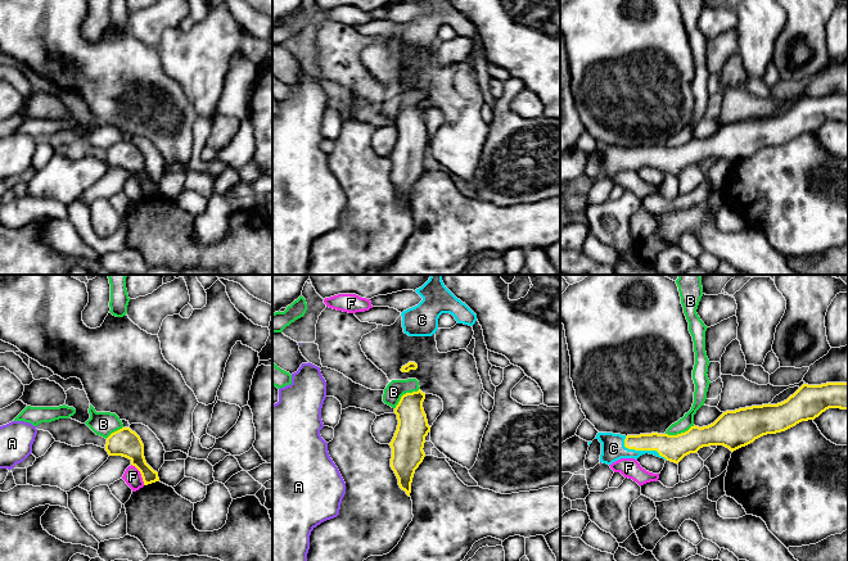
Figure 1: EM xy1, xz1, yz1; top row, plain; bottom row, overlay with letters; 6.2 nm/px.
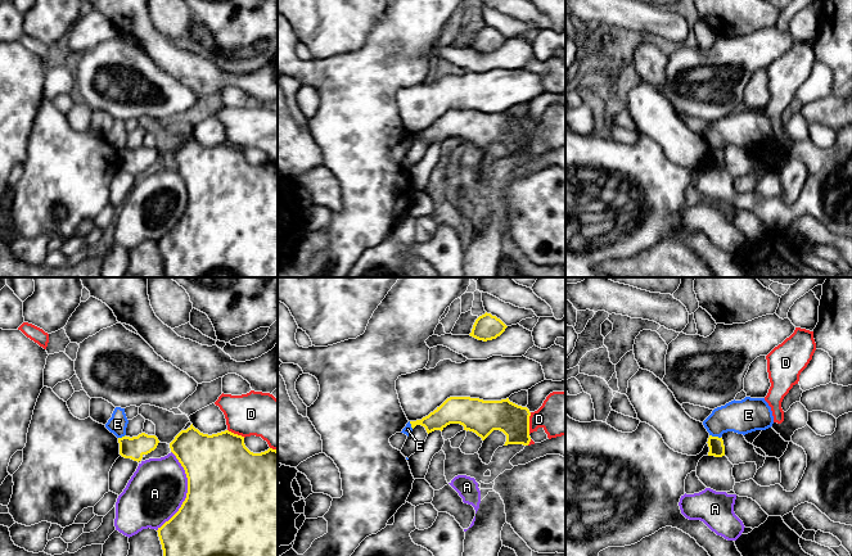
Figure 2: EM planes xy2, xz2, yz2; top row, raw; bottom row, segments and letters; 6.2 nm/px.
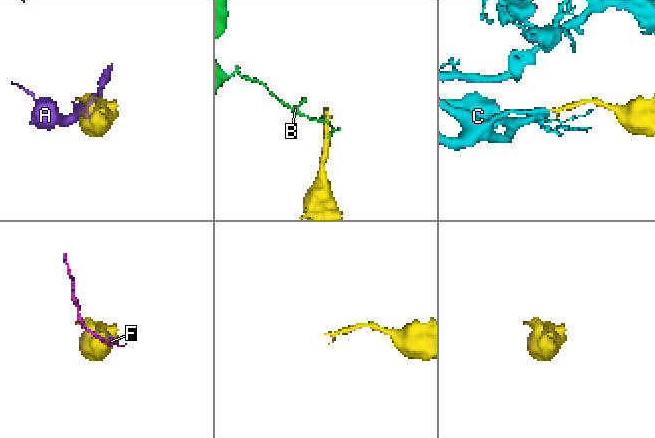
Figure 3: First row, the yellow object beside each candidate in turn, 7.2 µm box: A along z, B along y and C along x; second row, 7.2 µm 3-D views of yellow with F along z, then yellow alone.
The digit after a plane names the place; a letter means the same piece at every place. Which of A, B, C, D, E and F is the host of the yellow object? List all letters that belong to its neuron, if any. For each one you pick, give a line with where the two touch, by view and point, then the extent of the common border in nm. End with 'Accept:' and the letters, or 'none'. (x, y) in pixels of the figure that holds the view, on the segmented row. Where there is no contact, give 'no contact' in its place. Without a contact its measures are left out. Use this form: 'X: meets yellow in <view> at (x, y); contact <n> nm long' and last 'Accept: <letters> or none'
C: meets yellow in yz1 at (641, 449); contact 300 nm long
Accept: C

